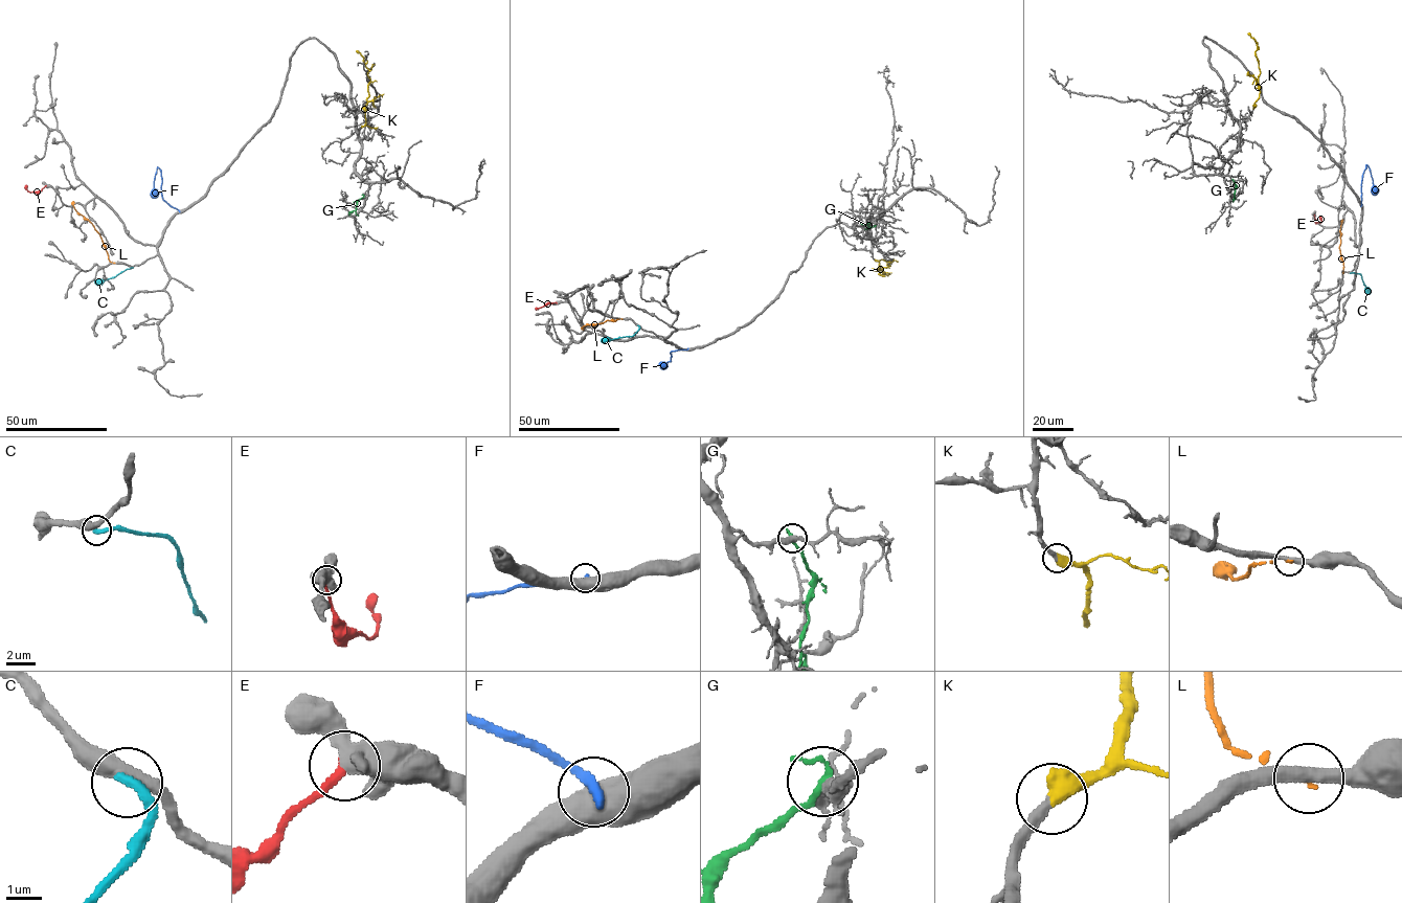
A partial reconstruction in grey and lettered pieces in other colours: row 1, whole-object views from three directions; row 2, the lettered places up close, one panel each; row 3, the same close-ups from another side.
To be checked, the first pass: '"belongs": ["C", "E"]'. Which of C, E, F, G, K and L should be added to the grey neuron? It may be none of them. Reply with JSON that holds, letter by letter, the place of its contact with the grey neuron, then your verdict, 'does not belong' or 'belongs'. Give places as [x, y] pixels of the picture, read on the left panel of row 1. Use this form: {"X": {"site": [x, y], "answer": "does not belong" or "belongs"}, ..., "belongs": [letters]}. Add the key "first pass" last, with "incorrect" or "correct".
{"C": {"site": [131, 267], "answer": "does not belong"}, "E": {"site": [45, 185], "answer": "belongs"}, "F": {"site": [179, 211], "answer": "does not belong"}, "G": {"site": [363, 196], "answer": "does not belong"}, "K": {"site": [361, 127], "answer": "belongs"}, "L": {"site": [114, 263], "answer": "does not belong"}, "belongs": ["E", "K"], "first pass": "incorrect"}

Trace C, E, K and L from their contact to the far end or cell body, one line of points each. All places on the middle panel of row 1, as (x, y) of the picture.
C: (638, 325), (639, 330), (632, 336), (601, 341)
E: (556, 302), (536, 309)
K: (875, 260), (885, 272), (881, 275), (872, 269)
L: (622, 319), (586, 324), (583, 329)

